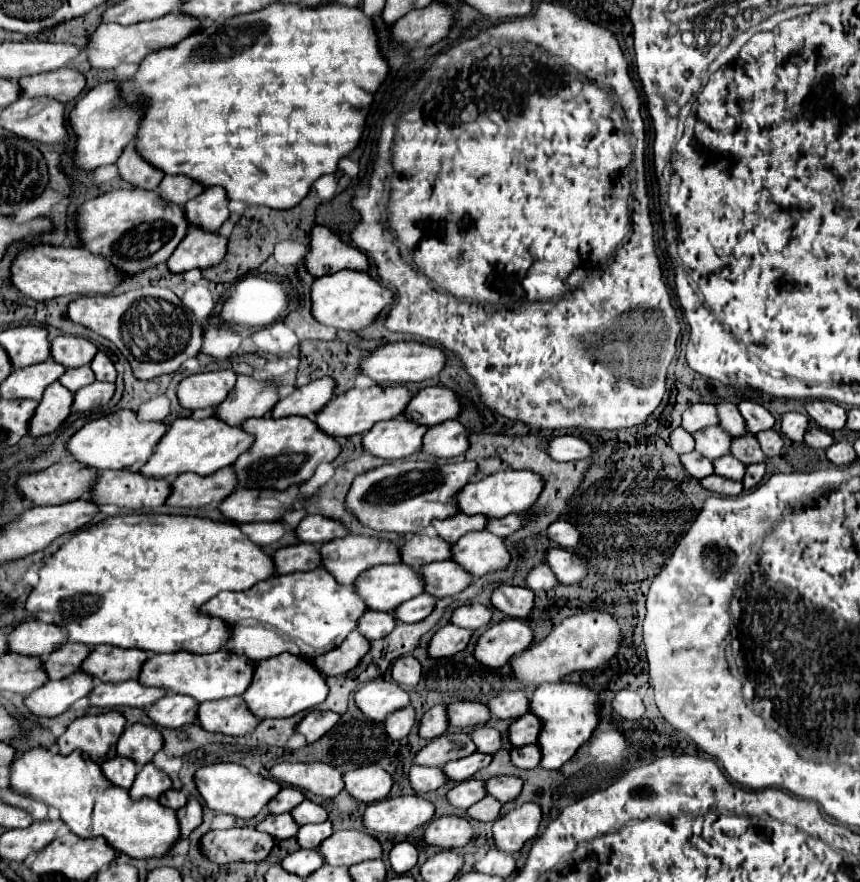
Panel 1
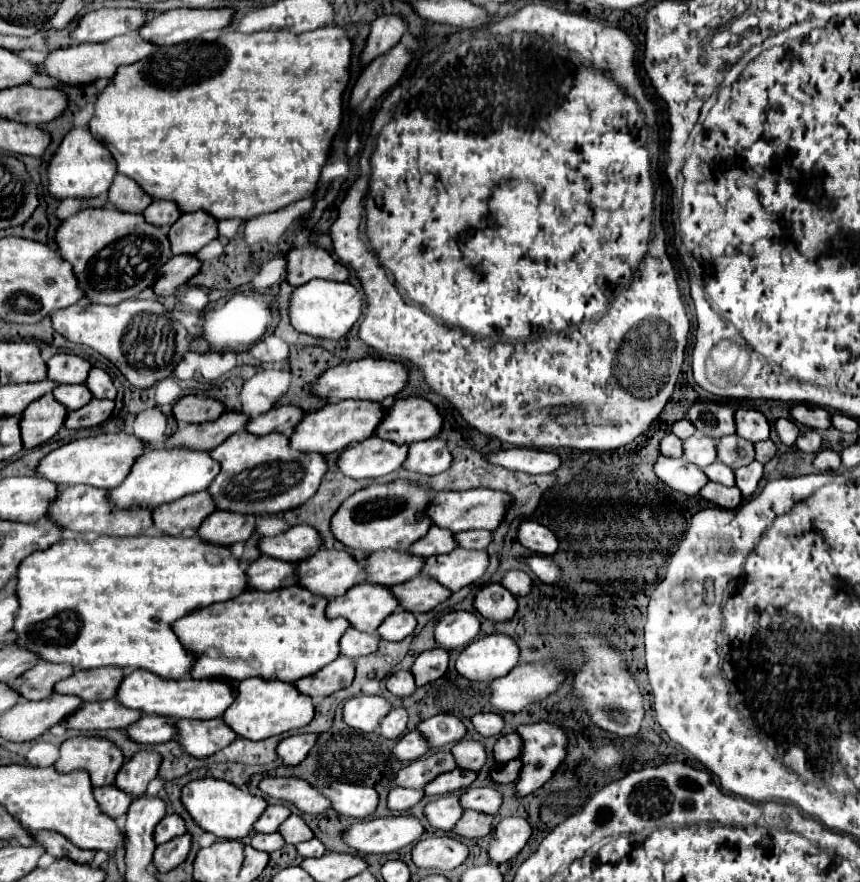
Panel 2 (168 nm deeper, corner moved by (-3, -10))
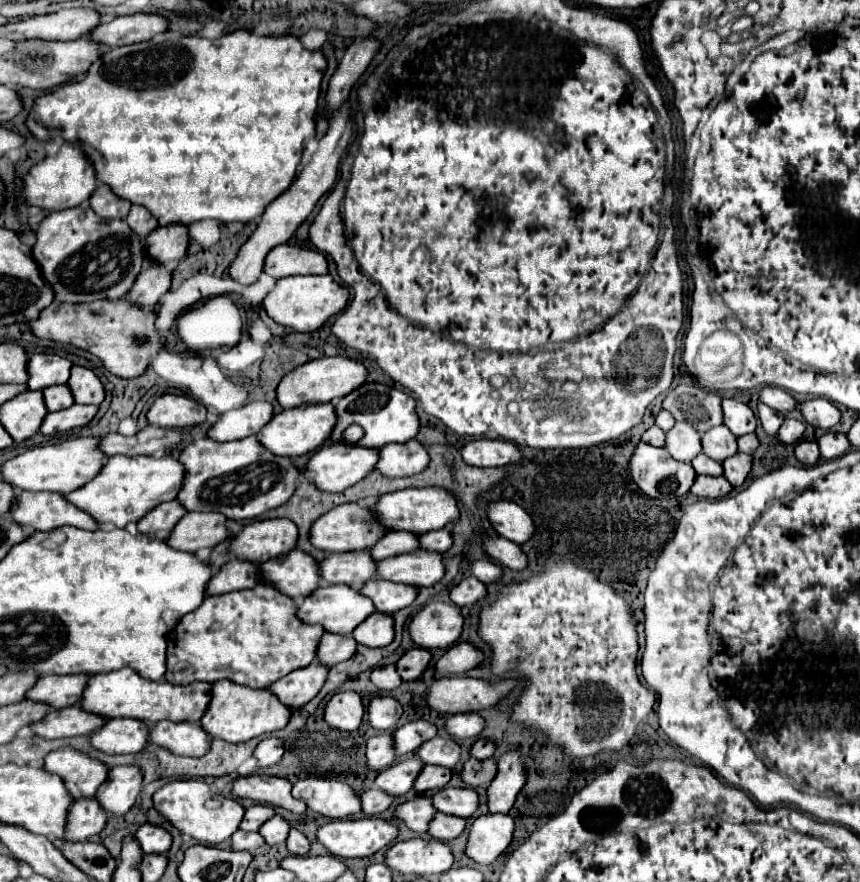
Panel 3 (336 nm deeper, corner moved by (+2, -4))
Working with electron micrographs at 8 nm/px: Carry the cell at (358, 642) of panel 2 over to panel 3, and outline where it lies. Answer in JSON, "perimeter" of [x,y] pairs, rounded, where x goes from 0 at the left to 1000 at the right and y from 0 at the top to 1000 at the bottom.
{"perimeter":[[[378,718],[371,727],[366,749],[371,749],[373,754],[380,754],[380,756],[387,756],[390,752],[406,747],[413,740],[413,736],[415,736],[415,729],[408,722]]]}

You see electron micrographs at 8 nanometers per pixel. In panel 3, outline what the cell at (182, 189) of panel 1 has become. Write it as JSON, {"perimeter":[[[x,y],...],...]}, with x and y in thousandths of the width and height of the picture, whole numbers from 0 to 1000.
{"perimeter":[[[155,232],[150,244],[148,244],[148,253],[152,257],[152,262],[157,262],[162,269],[169,269],[173,266],[185,253],[183,248],[178,248],[169,235],[162,235],[162,232]]]}

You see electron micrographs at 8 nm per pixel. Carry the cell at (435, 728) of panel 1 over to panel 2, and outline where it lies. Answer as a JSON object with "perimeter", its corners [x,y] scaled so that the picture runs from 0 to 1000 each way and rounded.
{"perimeter":[[[474,829],[463,845],[458,847],[458,858],[465,863],[484,863],[488,858],[493,858],[498,854],[498,842],[493,840],[493,836],[488,836],[488,829]]]}

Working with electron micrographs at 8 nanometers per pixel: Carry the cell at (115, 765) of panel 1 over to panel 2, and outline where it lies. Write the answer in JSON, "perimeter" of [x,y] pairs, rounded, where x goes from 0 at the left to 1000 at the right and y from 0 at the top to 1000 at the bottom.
{"perimeter":[[[133,890],[112,892],[112,895],[109,895],[109,901],[112,901],[112,908],[114,908],[116,917],[119,917],[123,924],[133,926],[133,929],[142,926],[142,924],[147,922],[151,908],[153,908],[153,906],[149,906],[149,899],[144,899],[142,895],[135,895]]]}

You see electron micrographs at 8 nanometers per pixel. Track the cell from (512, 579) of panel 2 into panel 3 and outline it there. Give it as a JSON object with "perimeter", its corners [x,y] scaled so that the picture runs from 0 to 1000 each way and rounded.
{"perimeter":[[[552,634],[552,636],[548,636],[548,638],[545,638],[545,645],[548,645],[548,650],[550,650],[557,659],[562,659],[562,661],[580,659],[580,654],[583,654],[583,650],[585,650],[580,641],[576,641],[573,636],[566,636],[566,634]]]}

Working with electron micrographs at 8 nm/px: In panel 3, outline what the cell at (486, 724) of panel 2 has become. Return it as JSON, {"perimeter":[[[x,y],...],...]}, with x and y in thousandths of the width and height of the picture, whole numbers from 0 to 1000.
{"perimeter":[[[534,808],[534,811],[524,811],[520,813],[517,820],[517,829],[527,836],[527,838],[545,838],[545,836],[555,836],[564,824],[564,817],[555,811],[555,808]]]}

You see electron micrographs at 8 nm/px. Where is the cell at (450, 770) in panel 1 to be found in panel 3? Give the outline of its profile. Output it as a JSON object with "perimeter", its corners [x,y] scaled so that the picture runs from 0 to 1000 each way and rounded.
{"perimeter":[[[492,867],[492,874],[485,879],[480,895],[485,899],[506,897],[506,895],[513,895],[515,890],[520,890],[522,883],[524,883],[524,872],[506,870],[506,867]]]}

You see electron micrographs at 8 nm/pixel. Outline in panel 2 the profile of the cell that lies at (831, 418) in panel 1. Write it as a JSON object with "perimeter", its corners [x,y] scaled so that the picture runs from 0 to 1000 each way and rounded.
{"perimeter":[[[937,457],[923,459],[921,473],[923,473],[923,477],[928,477],[942,486],[965,486],[967,484],[967,480],[965,480],[967,468],[951,459],[937,459]]]}

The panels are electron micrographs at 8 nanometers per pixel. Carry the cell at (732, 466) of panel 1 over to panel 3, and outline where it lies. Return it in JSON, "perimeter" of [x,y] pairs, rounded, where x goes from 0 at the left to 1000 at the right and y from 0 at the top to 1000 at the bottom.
{"perimeter":[[[817,514],[813,518],[808,518],[808,523],[803,523],[803,527],[808,529],[808,536],[815,536],[815,539],[841,539],[838,525],[824,520]]]}

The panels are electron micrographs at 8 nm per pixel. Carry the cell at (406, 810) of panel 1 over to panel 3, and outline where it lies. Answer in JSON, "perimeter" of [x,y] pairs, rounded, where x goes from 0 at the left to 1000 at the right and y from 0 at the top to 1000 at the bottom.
{"perimeter":[[[390,929],[369,940],[378,963],[397,974],[431,972],[462,951],[462,935],[443,929]]]}

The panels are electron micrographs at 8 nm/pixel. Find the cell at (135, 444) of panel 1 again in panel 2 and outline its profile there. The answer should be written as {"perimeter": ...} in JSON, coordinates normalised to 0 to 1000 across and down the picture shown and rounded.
{"perimeter":[[[147,489],[95,495],[56,514],[47,523],[44,536],[53,541],[56,545],[67,548],[70,554],[91,550],[91,548],[100,548],[116,554],[130,554],[130,550],[140,550],[140,545],[144,545],[144,541],[149,539],[149,532],[153,532],[153,523],[158,523],[158,518],[163,518],[163,511],[170,511],[170,509],[172,505],[165,498]]]}

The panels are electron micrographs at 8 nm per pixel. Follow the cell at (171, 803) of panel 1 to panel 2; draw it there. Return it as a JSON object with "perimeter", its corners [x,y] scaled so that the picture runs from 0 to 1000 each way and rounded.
{"perimeter":[[[200,922],[200,924],[193,924],[184,935],[181,935],[181,942],[179,942],[179,954],[181,958],[188,958],[193,954],[198,954],[200,949],[207,949],[207,947],[214,947],[216,944],[216,933],[209,924]]]}

